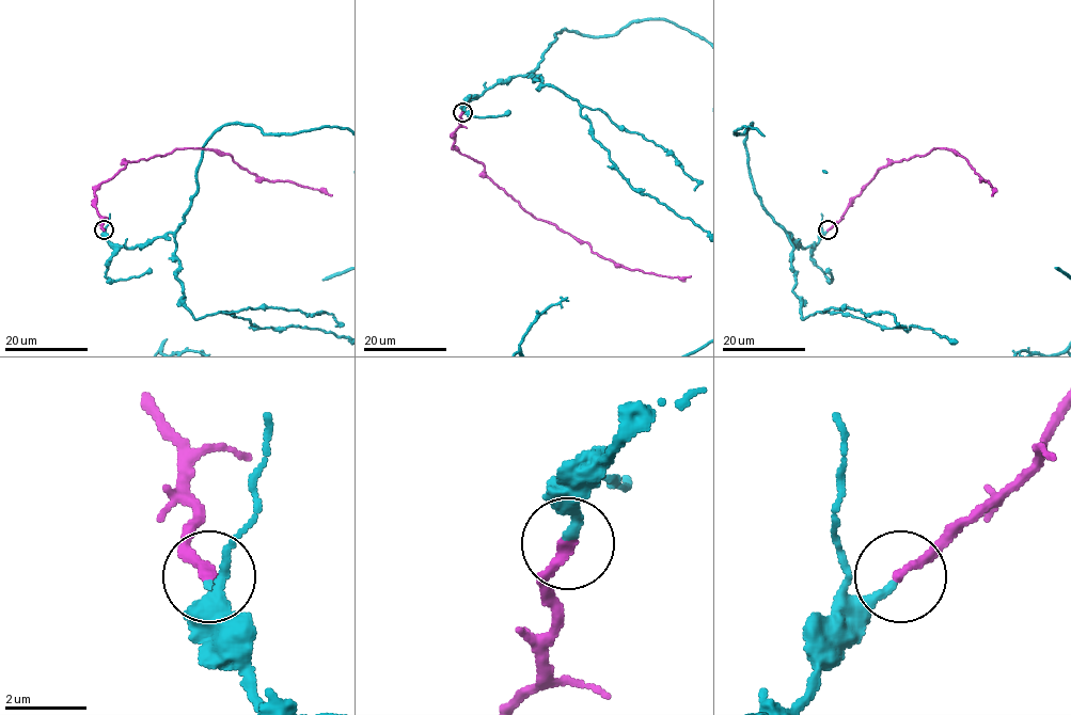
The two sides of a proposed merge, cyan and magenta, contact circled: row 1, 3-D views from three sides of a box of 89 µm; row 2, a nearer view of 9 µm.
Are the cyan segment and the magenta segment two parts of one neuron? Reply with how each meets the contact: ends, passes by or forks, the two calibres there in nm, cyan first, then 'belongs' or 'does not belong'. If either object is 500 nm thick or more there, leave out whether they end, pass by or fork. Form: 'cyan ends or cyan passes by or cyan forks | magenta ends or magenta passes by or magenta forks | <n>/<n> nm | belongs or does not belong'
cyan ends | magenta ends | 260/260 nm | belongs

